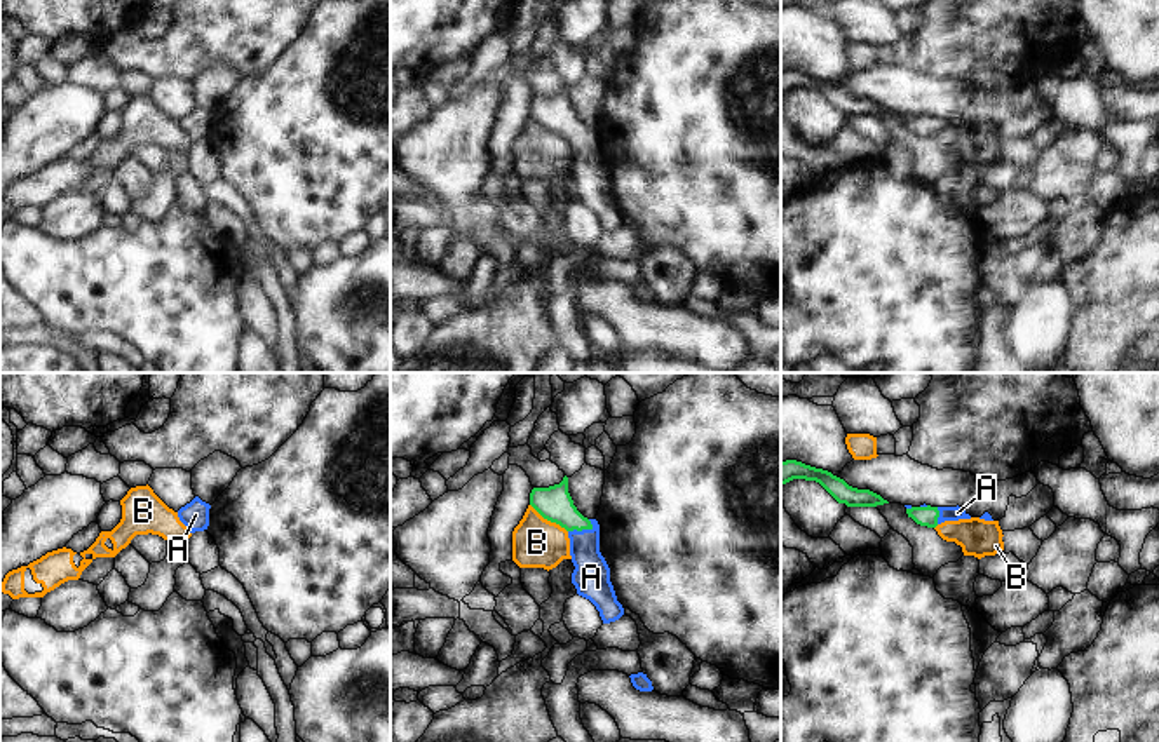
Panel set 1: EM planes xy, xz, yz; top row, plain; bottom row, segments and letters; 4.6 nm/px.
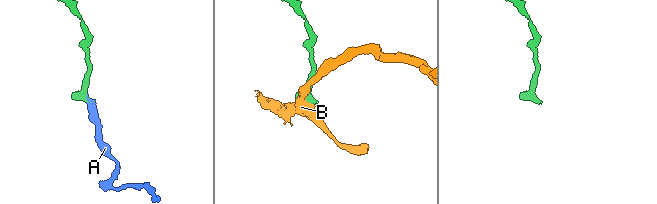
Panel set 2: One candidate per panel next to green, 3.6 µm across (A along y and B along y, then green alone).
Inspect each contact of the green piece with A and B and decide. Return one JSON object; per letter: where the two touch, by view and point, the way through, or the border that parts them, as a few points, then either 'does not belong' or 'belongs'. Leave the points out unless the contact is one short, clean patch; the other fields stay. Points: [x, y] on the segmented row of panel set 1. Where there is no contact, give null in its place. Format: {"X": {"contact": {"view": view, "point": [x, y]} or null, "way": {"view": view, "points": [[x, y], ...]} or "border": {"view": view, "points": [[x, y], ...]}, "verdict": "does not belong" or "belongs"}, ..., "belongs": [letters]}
{"A": {"contact": {"view": "xz", "point": [581, 530]}, "way": {"view": "xz", "points": [[555, 504], [581, 530], [591, 577]]}, "verdict": "belongs"}, "B": {"contact": {"view": "xz", "point": [549, 519]}, "border": {"view": "xz", "points": [[530, 504], [544, 518], [558, 523], [567, 532]]}, "verdict": "does not belong"}, "belongs": ["A"]}

